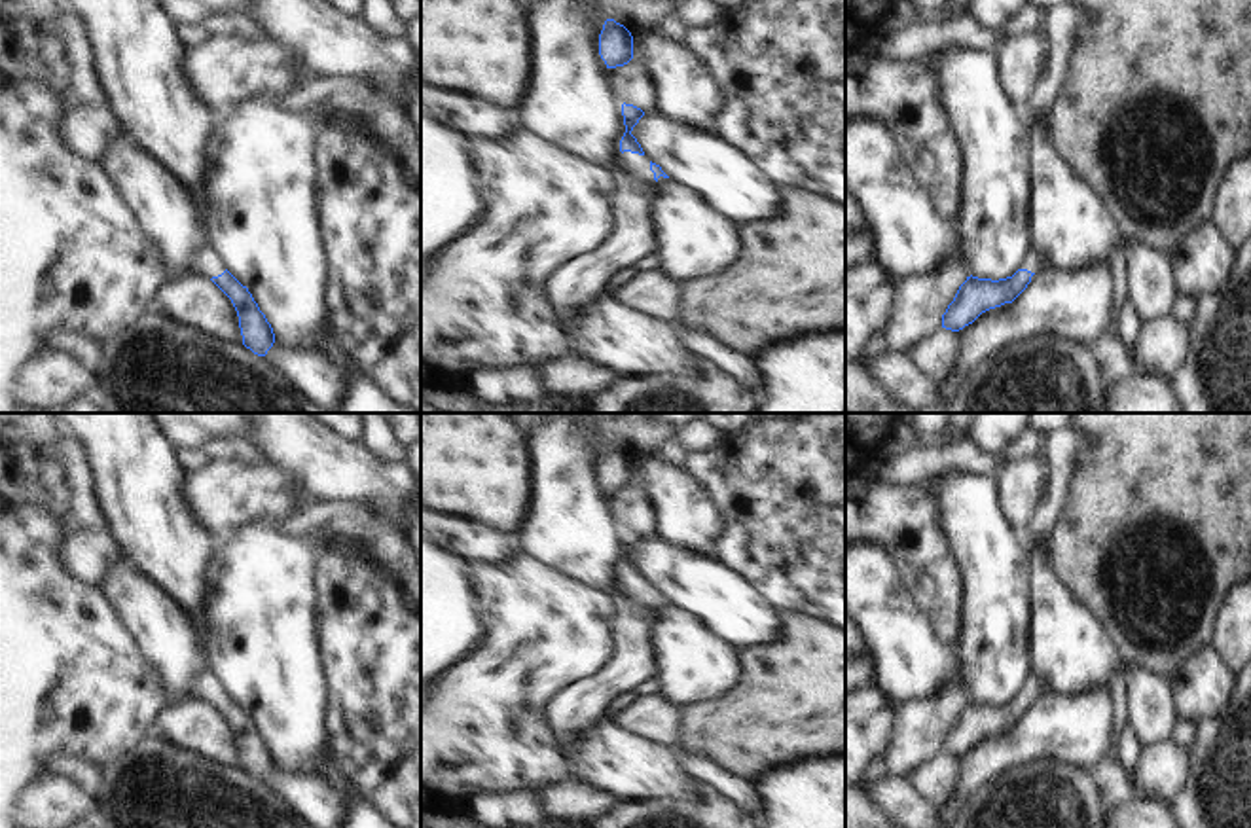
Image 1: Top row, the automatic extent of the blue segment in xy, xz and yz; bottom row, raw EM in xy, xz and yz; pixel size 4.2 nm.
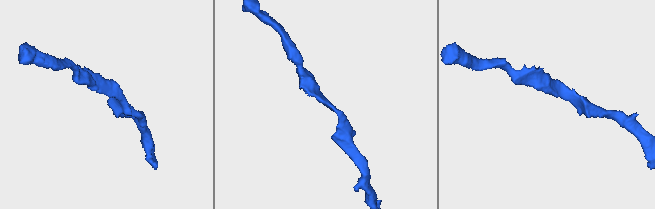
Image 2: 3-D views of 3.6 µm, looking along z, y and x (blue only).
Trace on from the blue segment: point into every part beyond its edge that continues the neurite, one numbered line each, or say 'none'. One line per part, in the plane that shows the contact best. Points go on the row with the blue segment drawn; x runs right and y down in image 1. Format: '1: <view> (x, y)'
1: xz (639, 165)

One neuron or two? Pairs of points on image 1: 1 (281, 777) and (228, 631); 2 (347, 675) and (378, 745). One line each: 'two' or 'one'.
1: two
2: one

